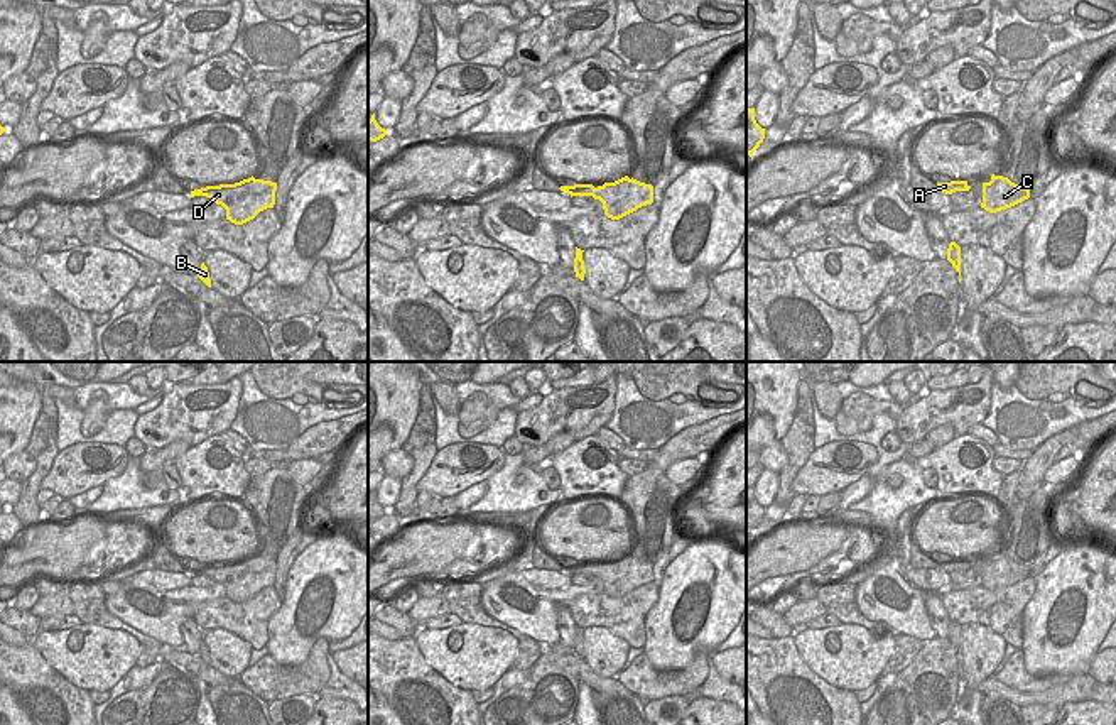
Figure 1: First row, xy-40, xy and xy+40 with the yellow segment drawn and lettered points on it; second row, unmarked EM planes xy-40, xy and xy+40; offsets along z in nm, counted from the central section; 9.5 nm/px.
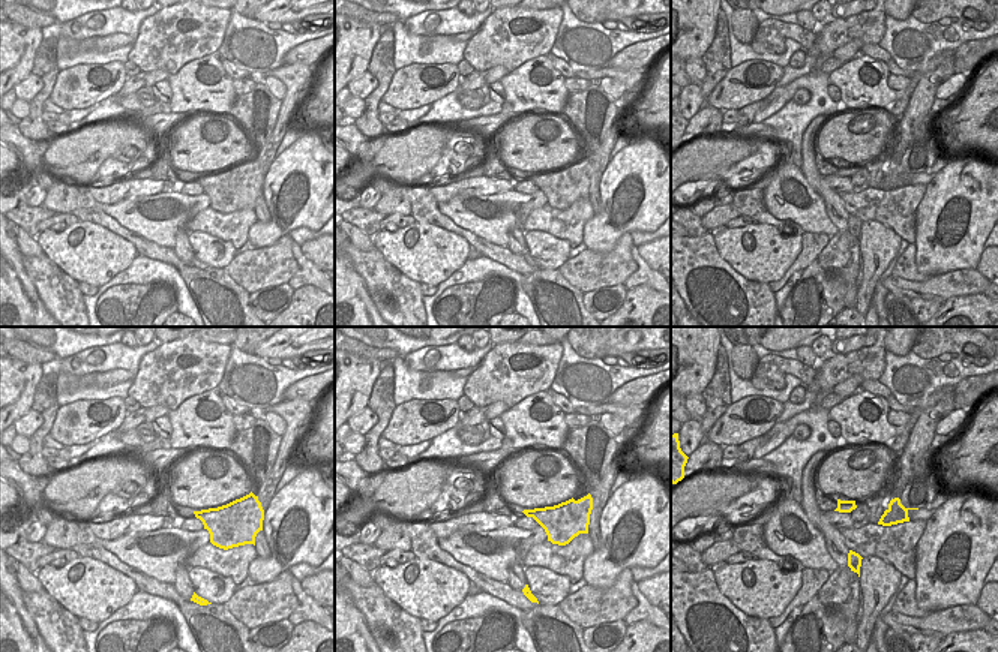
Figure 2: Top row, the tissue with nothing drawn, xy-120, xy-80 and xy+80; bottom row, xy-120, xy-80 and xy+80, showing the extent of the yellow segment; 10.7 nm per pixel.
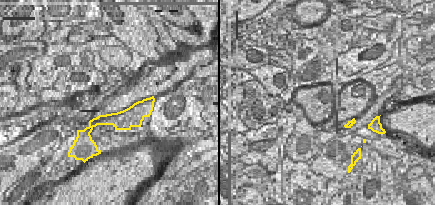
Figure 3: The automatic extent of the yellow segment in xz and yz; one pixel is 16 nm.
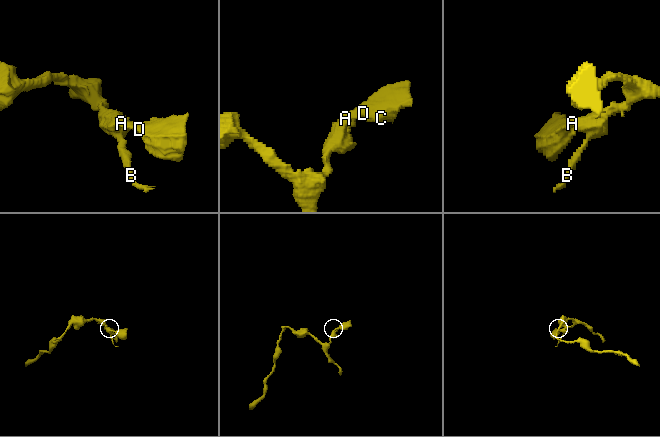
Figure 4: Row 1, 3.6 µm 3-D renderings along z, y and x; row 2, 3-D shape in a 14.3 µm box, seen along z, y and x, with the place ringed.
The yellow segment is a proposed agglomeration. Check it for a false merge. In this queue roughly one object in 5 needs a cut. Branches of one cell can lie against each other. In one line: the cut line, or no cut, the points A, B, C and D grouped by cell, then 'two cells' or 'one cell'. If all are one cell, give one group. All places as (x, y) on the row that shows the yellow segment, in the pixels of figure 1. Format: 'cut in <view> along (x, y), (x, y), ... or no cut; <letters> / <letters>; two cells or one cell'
no cut; A B C D; one cell

